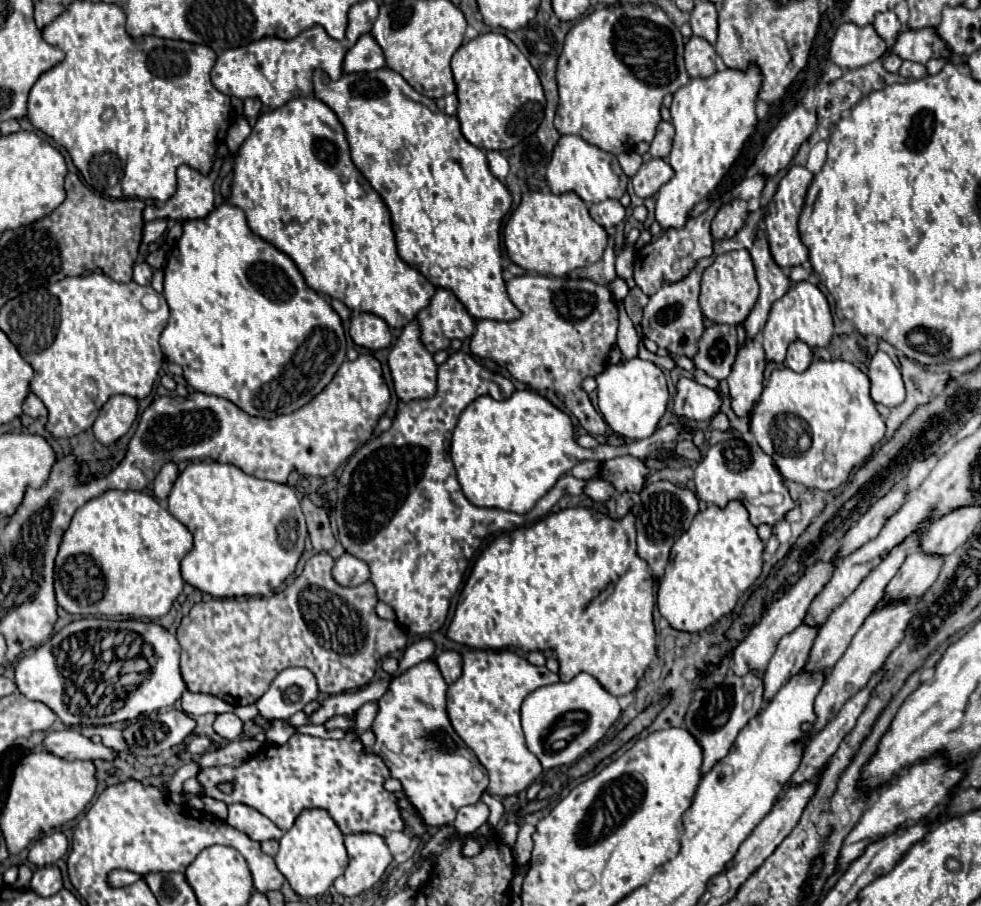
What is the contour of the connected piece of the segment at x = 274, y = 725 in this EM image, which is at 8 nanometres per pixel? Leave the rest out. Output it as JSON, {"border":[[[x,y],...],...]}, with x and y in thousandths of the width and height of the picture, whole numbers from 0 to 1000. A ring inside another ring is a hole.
{"border":[[[274,795],[274,799],[276,801],[270,808],[274,821],[291,821],[301,810],[301,801],[297,801],[293,795]]]}

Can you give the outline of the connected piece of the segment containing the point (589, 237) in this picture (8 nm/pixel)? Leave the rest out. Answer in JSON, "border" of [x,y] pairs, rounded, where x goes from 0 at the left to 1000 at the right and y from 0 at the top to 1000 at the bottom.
{"border":[[[535,212],[531,225],[513,252],[513,267],[519,285],[533,298],[556,305],[576,305],[586,296],[602,294],[615,285],[619,256],[602,243],[596,223],[586,212]]]}

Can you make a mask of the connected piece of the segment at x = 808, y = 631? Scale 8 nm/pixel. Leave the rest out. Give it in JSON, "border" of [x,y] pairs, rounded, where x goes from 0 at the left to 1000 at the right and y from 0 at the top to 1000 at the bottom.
{"border":[[[817,689],[810,698],[796,704],[792,720],[788,722],[778,746],[778,775],[786,773],[786,768],[790,768],[790,764],[794,764],[794,759],[802,755],[806,746],[817,742],[817,737],[823,731],[827,711],[833,702],[833,695],[835,693]]]}

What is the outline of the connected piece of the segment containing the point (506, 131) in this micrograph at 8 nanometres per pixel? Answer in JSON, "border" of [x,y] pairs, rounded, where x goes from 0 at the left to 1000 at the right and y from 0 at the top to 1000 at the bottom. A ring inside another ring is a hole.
{"border":[[[496,35],[478,44],[462,60],[460,77],[468,108],[470,146],[482,161],[519,166],[549,141],[556,119],[549,84],[515,38]]]}

